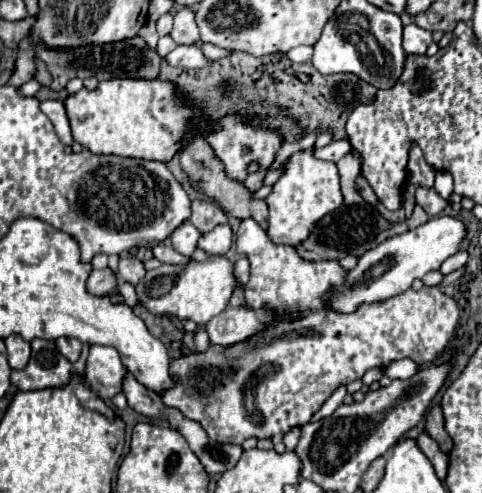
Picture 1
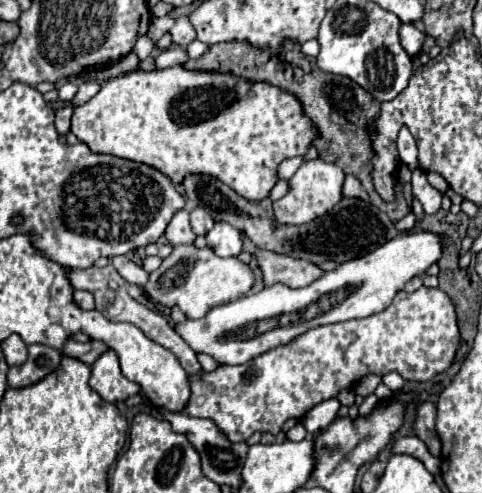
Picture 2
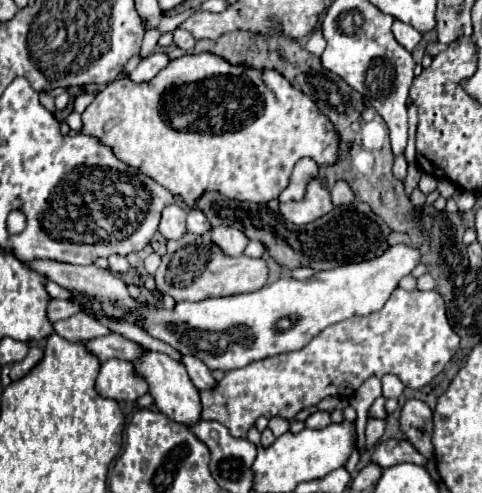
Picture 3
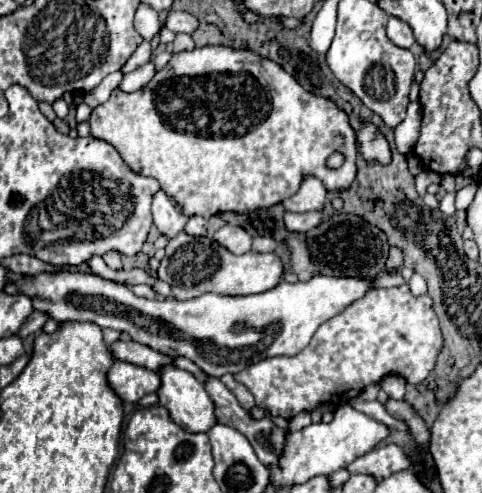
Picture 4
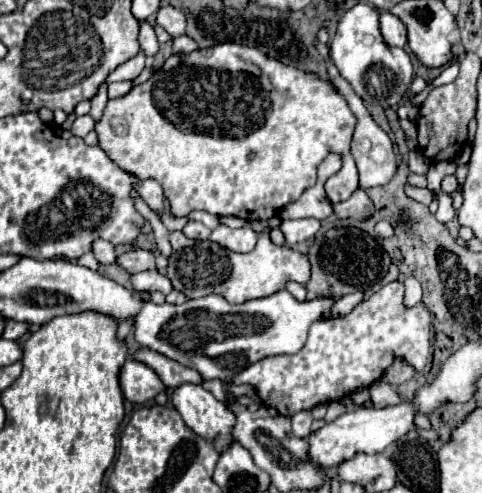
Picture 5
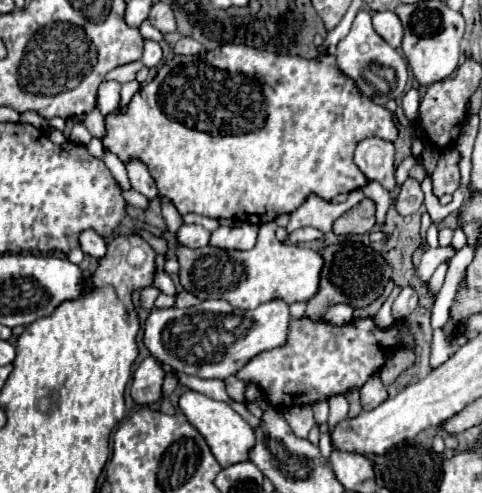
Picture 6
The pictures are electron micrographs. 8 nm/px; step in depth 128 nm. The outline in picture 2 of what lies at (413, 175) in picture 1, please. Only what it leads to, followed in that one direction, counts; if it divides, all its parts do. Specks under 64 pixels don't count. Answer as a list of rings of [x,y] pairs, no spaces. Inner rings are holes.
[[[406,126],[400,130],[396,146],[398,146],[398,154],[400,154],[402,162],[404,162],[404,164],[406,164],[410,170],[414,170],[414,168],[420,168],[416,140],[414,140],[414,136],[408,132],[408,128],[406,128]]]

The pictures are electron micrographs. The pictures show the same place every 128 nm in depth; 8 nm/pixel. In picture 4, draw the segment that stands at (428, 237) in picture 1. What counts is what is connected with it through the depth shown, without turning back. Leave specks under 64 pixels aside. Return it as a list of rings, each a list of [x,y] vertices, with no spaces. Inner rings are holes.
[[[62,270],[24,278],[6,286],[6,292],[30,296],[36,310],[48,312],[58,322],[94,322],[100,328],[126,332],[132,340],[166,356],[186,356],[206,374],[220,378],[226,372],[236,374],[270,356],[296,356],[310,344],[322,322],[338,316],[374,288],[376,280],[316,274],[308,282],[290,284],[282,280],[276,288],[252,296],[202,294],[180,302],[136,298],[124,284],[94,274]]]

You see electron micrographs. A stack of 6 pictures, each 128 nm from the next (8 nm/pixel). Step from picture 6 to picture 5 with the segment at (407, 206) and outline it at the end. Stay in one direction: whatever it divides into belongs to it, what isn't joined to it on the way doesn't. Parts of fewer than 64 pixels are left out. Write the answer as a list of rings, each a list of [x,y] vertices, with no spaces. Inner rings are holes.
[[[406,184],[406,194],[408,194],[410,198],[414,198],[414,200],[426,204],[426,206],[432,202],[432,192],[426,190],[426,188],[414,188],[414,186]]]

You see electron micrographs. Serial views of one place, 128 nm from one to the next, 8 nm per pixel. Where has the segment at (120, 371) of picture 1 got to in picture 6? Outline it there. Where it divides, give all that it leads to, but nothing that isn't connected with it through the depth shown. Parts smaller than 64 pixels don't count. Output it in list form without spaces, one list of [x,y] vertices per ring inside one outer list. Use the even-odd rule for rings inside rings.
[[[150,356],[140,362],[140,366],[134,372],[130,396],[136,404],[154,404],[162,396],[162,382],[164,382],[164,370],[160,364]]]

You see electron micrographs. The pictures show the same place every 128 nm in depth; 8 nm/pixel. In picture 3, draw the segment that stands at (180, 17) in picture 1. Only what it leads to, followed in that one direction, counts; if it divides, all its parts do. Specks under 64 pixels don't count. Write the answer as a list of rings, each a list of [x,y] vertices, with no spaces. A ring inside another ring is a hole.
[[[176,28],[176,30],[174,30],[174,44],[176,44],[178,48],[184,48],[184,50],[192,52],[196,40],[194,40],[194,36],[192,36],[188,30],[184,30],[184,28]]]

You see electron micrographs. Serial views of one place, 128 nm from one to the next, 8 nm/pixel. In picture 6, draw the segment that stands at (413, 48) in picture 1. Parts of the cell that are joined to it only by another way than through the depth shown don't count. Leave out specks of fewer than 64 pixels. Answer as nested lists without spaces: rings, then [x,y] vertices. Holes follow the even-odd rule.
[[[376,12],[372,16],[372,24],[374,30],[394,48],[400,48],[402,44],[402,36],[404,36],[404,28],[400,24],[400,18],[394,12]]]

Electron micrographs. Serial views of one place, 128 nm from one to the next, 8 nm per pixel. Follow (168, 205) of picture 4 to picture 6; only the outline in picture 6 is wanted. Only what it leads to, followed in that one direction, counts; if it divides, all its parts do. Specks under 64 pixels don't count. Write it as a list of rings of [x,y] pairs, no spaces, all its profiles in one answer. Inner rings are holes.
[[[132,160],[132,162],[126,164],[126,170],[128,170],[128,178],[132,182],[132,188],[136,192],[144,194],[150,200],[156,200],[158,198],[158,188],[156,188],[156,184],[154,184],[148,168],[142,162]]]

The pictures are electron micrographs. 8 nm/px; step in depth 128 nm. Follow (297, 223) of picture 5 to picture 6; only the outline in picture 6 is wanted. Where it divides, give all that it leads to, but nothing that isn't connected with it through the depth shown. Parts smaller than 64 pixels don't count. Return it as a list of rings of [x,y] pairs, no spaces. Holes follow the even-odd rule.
[[[304,226],[304,228],[298,228],[298,230],[294,230],[294,232],[288,236],[288,242],[290,242],[290,244],[304,244],[304,242],[318,240],[318,238],[322,238],[322,232],[320,232],[318,228]]]

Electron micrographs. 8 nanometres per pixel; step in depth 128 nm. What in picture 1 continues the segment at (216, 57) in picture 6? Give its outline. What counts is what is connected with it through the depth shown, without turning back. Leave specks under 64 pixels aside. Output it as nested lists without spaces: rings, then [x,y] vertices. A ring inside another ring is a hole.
[[[132,78],[106,80],[94,90],[82,88],[70,94],[64,106],[74,140],[92,154],[116,154],[160,162],[168,162],[174,156],[186,120],[198,114],[184,102],[176,102],[176,90],[170,82]],[[226,116],[226,118],[222,118],[220,130],[212,132],[212,134],[206,134],[206,140],[214,148],[216,156],[224,162],[228,176],[236,178],[236,180],[242,180],[250,192],[254,192],[254,190],[258,190],[262,186],[262,178],[266,174],[266,168],[274,160],[274,152],[280,148],[280,138],[278,138],[276,132],[258,128],[258,122],[244,124],[238,116]],[[254,160],[258,160],[262,164],[262,168],[258,172],[254,172],[254,174],[248,174],[246,166],[250,162],[254,162]]]

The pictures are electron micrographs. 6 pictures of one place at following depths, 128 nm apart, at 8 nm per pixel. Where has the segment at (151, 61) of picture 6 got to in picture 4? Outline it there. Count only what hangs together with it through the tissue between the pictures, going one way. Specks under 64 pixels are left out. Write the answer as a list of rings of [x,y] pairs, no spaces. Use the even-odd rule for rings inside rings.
[[[140,4],[134,16],[134,26],[144,40],[152,40],[154,34],[160,30],[160,16],[154,8],[148,8],[148,4]]]

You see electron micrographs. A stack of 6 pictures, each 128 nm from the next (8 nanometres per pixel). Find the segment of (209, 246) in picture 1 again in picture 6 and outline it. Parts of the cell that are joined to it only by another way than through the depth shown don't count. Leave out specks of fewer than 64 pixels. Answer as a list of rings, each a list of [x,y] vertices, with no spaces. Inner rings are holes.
[[[242,224],[240,228],[220,226],[212,232],[210,244],[224,250],[248,250],[256,244],[256,234],[258,234],[258,226],[254,224]]]

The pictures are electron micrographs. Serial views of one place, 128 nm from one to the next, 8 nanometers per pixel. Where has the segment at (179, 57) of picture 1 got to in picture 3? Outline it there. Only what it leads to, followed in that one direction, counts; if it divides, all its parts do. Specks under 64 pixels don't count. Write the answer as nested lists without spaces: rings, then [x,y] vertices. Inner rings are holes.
[[[154,52],[148,58],[142,58],[142,62],[138,64],[138,68],[130,74],[130,78],[134,82],[148,82],[152,80],[162,68],[166,68],[170,64],[170,58],[166,52]]]

